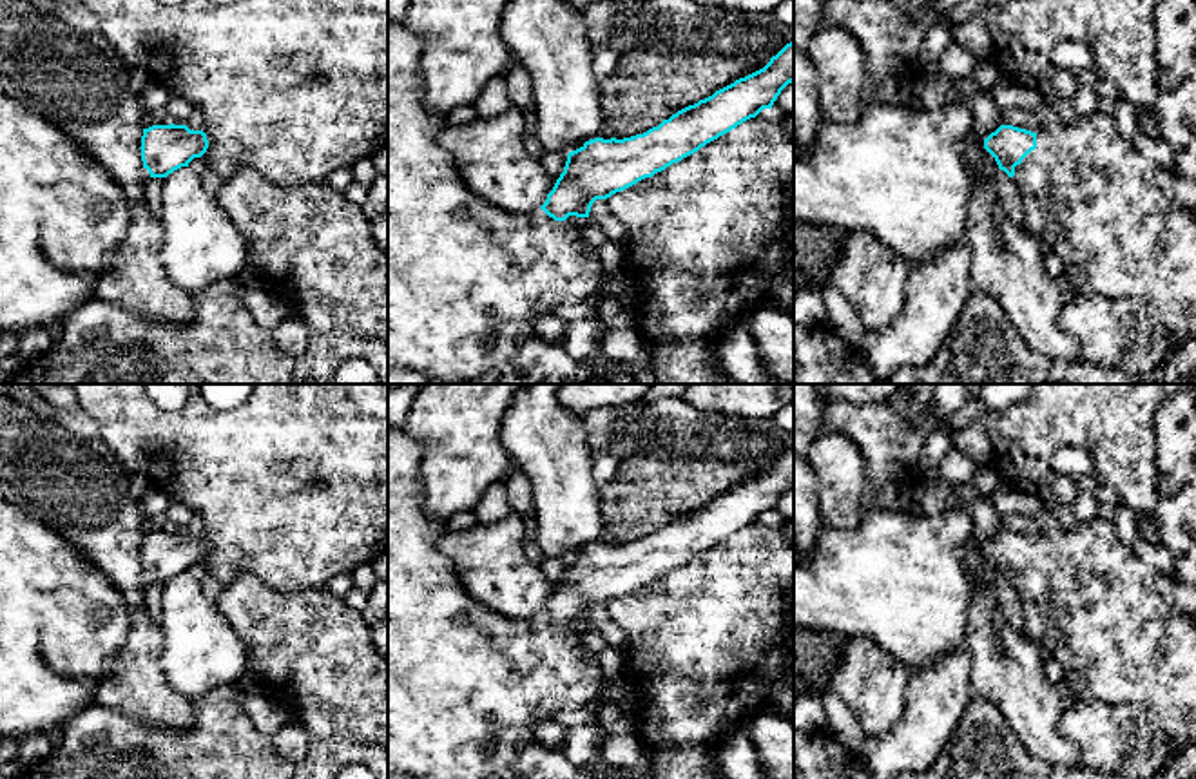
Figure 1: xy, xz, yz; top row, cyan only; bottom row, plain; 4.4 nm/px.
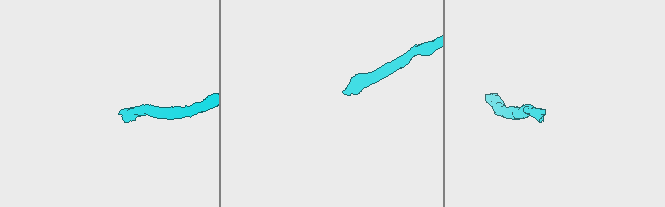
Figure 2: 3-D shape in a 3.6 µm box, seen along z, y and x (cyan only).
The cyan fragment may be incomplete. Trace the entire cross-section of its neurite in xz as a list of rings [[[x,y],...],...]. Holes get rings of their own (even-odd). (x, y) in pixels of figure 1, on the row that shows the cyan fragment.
[[[388,20],[388,370],[419,370],[437,382],[466,382],[469,379],[484,375],[486,371],[513,366],[518,355],[518,341],[535,335],[535,321],[538,317],[553,315],[565,306],[587,303],[589,297],[598,293],[603,268],[596,245],[591,243],[593,250],[589,254],[582,254],[576,248],[576,243],[580,239],[589,241],[584,234],[584,228],[589,223],[589,212],[596,199],[607,199],[612,194],[622,192],[645,178],[652,178],[656,172],[661,172],[672,163],[678,163],[683,158],[698,152],[701,147],[730,132],[743,121],[756,118],[763,109],[772,109],[781,91],[794,82],[794,42],[790,42],[776,56],[772,56],[763,69],[736,80],[734,83],[716,91],[712,96],[699,100],[694,105],[678,111],[669,120],[663,120],[658,127],[652,127],[643,134],[623,139],[594,138],[585,141],[580,149],[567,154],[564,172],[556,179],[553,190],[547,194],[545,203],[529,214],[513,214],[477,197],[464,185],[457,170],[453,154],[437,143],[437,134],[448,127],[448,120],[446,114],[433,112],[422,103],[422,83],[419,72],[422,53],[422,36],[410,31],[404,24],[395,24]]]

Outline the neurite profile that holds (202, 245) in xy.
[[[190,167],[163,178],[159,226],[165,270],[176,286],[190,293],[237,279],[246,268],[243,232]]]

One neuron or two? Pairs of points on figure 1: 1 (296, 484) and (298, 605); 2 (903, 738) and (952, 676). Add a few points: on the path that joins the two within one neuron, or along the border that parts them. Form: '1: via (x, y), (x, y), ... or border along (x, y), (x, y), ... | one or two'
1: border along (256, 578), (281, 591), (321, 587) | two
2: via (917, 723), (934, 707), (941, 691) | one

